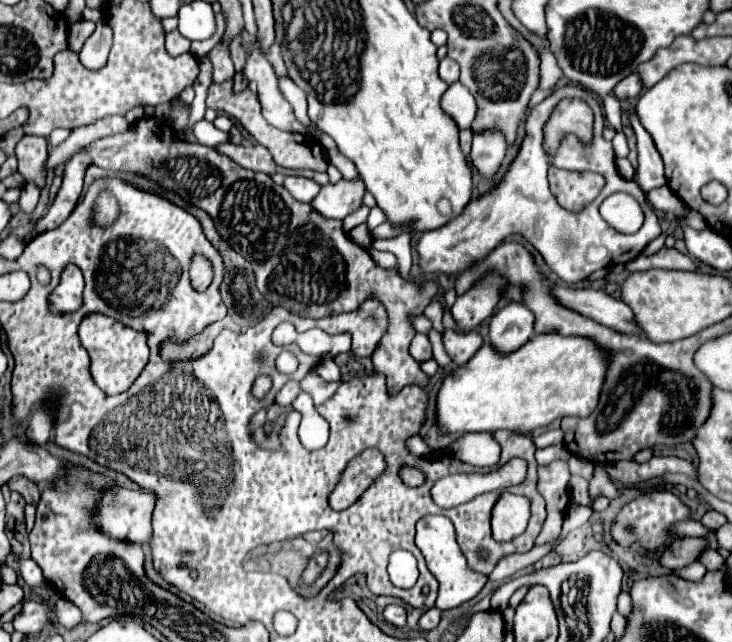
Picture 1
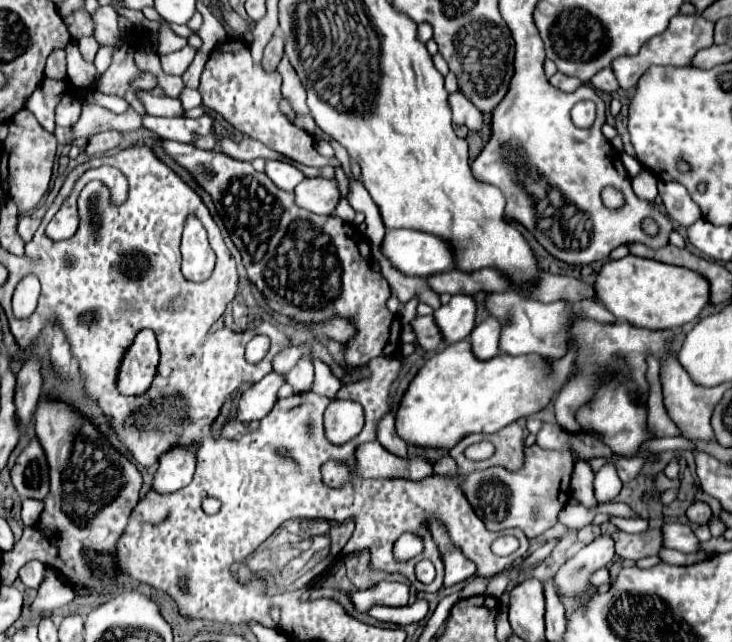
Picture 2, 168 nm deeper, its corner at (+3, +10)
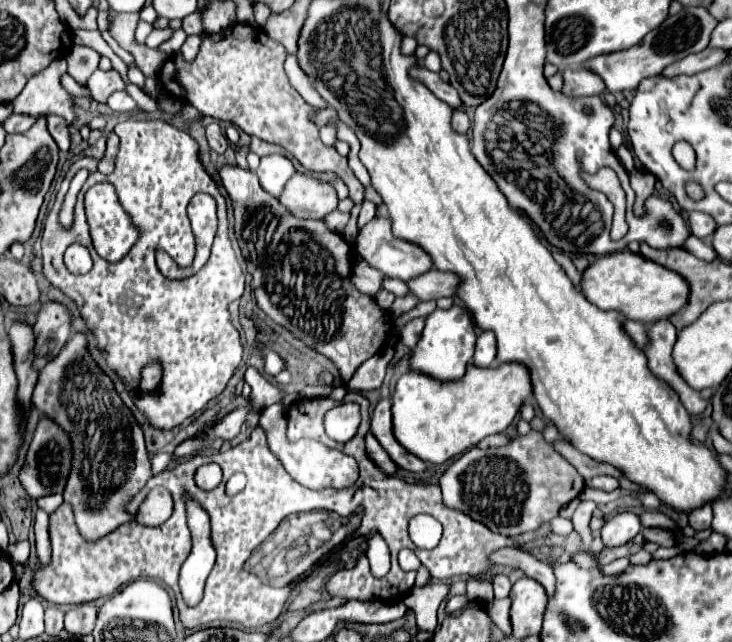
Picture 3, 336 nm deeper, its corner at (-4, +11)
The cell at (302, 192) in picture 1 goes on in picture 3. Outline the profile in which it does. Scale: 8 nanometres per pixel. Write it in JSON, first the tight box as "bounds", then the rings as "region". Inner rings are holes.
{"bounds":[256,154,296,196],"region":[[[272,154],[272,156],[264,156],[260,160],[260,166],[256,170],[256,176],[260,180],[260,186],[272,194],[272,196],[280,196],[284,184],[296,174],[292,162],[282,156],[282,154]]]}

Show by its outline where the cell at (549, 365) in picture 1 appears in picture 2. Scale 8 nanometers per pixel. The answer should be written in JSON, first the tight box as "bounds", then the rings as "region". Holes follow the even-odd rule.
{"bounds":[397,339,575,449],"region":[[[467,339],[449,345],[435,353],[411,381],[397,411],[397,433],[417,447],[447,449],[467,433],[495,433],[521,417],[531,417],[545,409],[563,389],[575,355],[573,341],[567,341],[567,353],[559,359],[539,355],[511,357],[501,353],[481,361]]]}

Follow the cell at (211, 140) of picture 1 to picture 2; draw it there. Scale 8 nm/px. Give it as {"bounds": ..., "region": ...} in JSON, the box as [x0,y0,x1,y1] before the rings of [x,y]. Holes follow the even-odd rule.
{"bounds":[137,93,185,117],"region":[[[137,93],[137,97],[143,101],[149,115],[157,117],[185,117],[185,109],[179,99],[171,97],[153,97],[149,93]]]}

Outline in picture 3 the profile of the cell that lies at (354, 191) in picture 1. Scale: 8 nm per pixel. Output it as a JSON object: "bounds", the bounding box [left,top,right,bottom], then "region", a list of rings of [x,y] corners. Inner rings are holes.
{"bounds":[278,174,338,220],"region":[[[294,174],[286,182],[278,202],[286,206],[292,216],[312,220],[322,220],[338,206],[336,192],[328,182],[320,182],[304,174]]]}

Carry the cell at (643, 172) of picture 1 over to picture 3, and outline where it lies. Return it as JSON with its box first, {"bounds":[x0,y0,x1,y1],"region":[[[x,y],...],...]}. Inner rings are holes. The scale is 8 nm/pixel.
{"bounds":[690,212,716,240],"region":[[[690,212],[690,230],[696,238],[704,240],[704,238],[710,238],[716,230],[716,222],[712,216],[706,216],[704,212]]]}

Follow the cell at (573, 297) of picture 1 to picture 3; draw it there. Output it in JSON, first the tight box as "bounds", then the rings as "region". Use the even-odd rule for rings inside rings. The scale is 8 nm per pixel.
{"bounds":[408,268,458,300],"region":[[[436,268],[408,280],[410,294],[418,300],[438,300],[442,296],[454,296],[458,278],[450,272],[440,272]]]}

